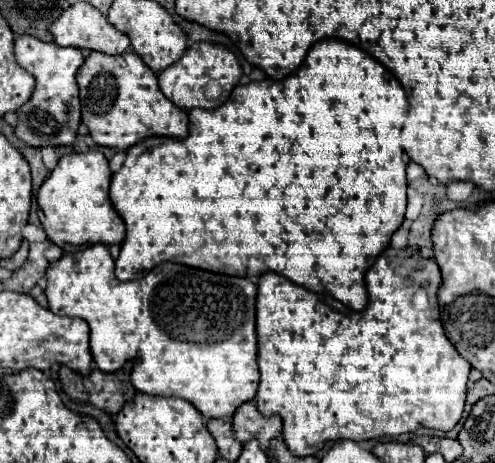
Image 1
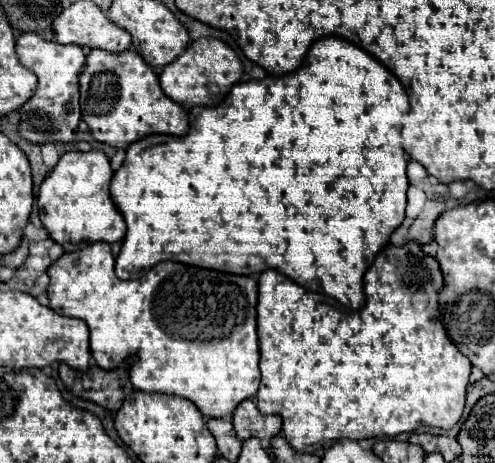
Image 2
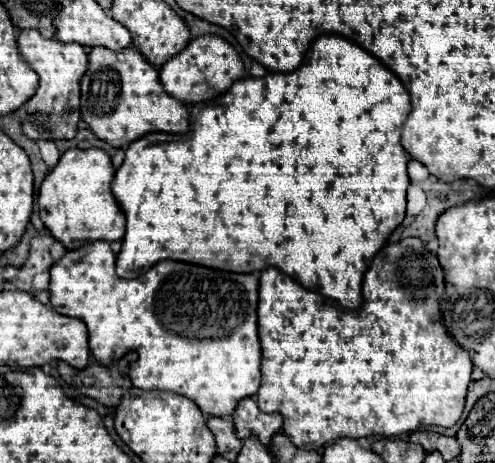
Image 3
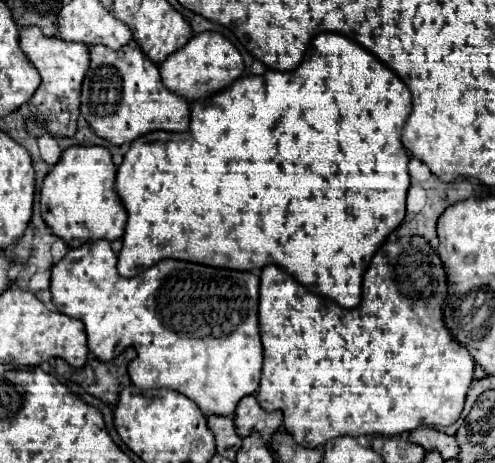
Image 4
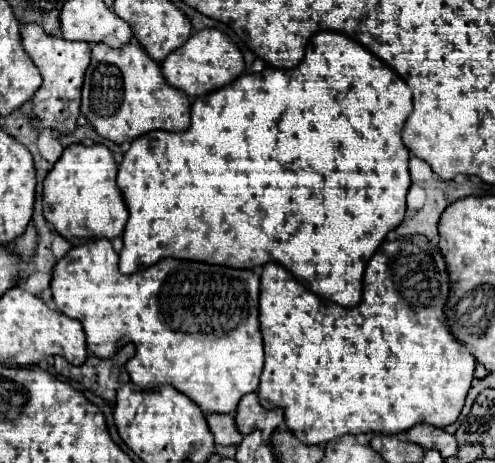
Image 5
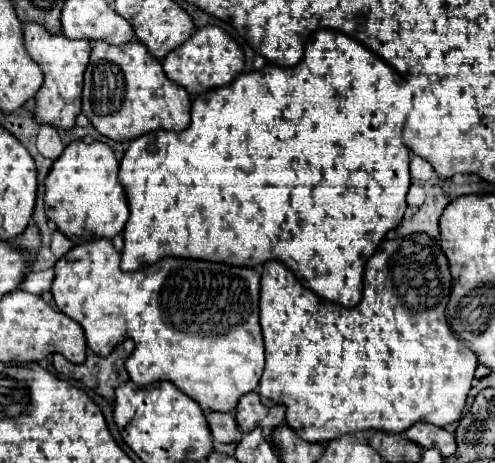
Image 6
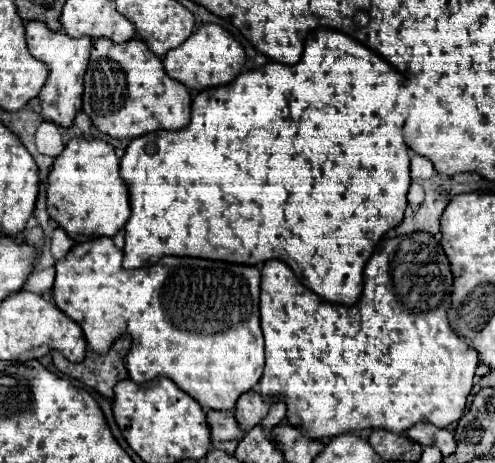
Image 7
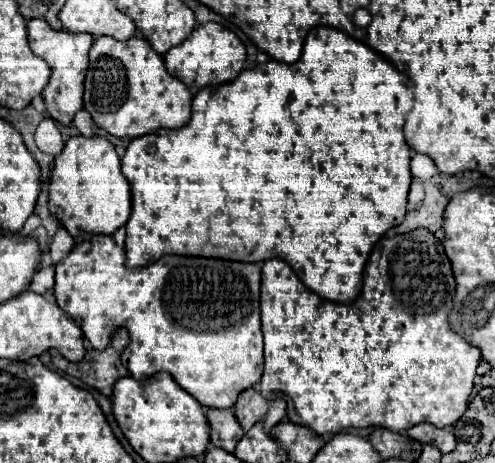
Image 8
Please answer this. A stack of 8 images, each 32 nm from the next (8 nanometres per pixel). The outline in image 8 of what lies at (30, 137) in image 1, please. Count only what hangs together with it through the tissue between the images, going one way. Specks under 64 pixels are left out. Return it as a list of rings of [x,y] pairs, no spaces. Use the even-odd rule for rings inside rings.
[[[32,18],[26,24],[28,28],[28,42],[30,50],[46,60],[52,74],[48,80],[48,86],[42,90],[42,98],[46,104],[46,114],[60,122],[62,126],[68,126],[74,118],[74,114],[82,108],[82,88],[84,88],[84,76],[88,70],[88,52],[92,46],[90,34],[70,34],[66,30],[52,30],[44,20]]]

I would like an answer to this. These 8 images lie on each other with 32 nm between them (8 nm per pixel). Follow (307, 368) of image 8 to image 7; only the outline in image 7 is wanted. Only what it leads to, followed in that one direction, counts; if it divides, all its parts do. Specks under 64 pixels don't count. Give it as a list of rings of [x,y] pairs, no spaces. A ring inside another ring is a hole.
[[[414,232],[408,236],[396,236],[396,238],[384,238],[374,252],[374,256],[368,260],[366,270],[364,270],[364,292],[360,300],[354,306],[340,306],[332,304],[328,300],[318,302],[318,296],[304,288],[294,272],[280,260],[268,260],[262,268],[262,292],[260,292],[260,322],[262,322],[262,333],[266,342],[266,366],[258,392],[266,404],[280,402],[284,398],[284,404],[288,406],[286,418],[288,424],[294,428],[304,430],[304,436],[310,440],[322,440],[322,438],[334,438],[344,432],[354,432],[354,430],[364,430],[364,428],[382,428],[388,432],[404,432],[412,428],[416,422],[430,422],[434,426],[446,428],[452,422],[458,422],[464,414],[466,408],[466,398],[472,390],[472,378],[474,370],[478,366],[478,352],[466,346],[466,342],[456,336],[446,320],[446,310],[450,306],[450,294],[452,294],[452,274],[450,274],[450,262],[442,250],[442,246],[428,234],[428,232]]]

